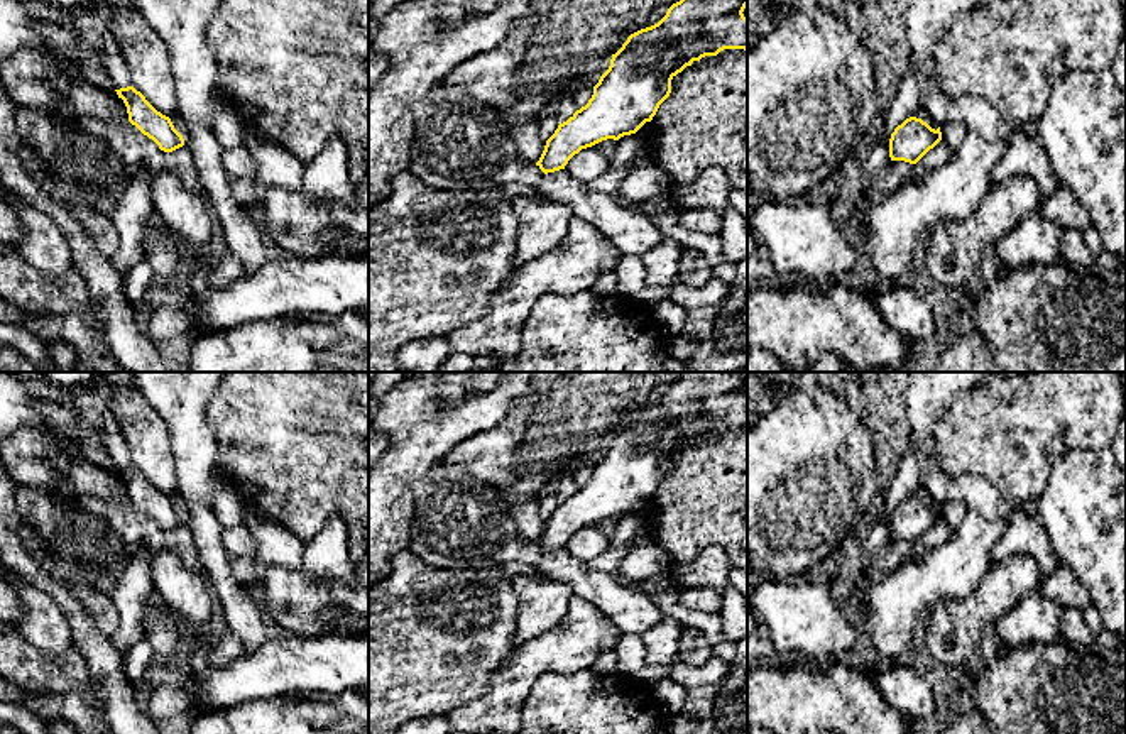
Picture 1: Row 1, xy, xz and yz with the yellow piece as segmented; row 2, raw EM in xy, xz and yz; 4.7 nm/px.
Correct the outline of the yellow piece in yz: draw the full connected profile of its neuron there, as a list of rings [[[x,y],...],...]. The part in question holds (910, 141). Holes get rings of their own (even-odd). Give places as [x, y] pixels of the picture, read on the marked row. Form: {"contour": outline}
{"contour": [[[910,117],[891,134],[889,157],[891,161],[916,164],[940,140],[940,127],[935,130],[921,118]]]}

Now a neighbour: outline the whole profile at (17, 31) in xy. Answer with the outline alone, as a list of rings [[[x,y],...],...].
[[[0,0],[0,66],[17,51],[41,52],[44,47],[32,22],[30,0]]]

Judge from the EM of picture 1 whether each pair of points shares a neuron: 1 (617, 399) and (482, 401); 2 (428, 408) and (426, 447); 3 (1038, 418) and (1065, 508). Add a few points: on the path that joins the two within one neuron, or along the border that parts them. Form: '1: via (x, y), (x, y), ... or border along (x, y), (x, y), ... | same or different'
1: border along (530, 389), (518, 396), (494, 425), (484, 430) | different
2: via (426, 418), (426, 437) | same
3: border along (1091, 450), (1069, 449), (1055, 462), (1037, 499) | different

